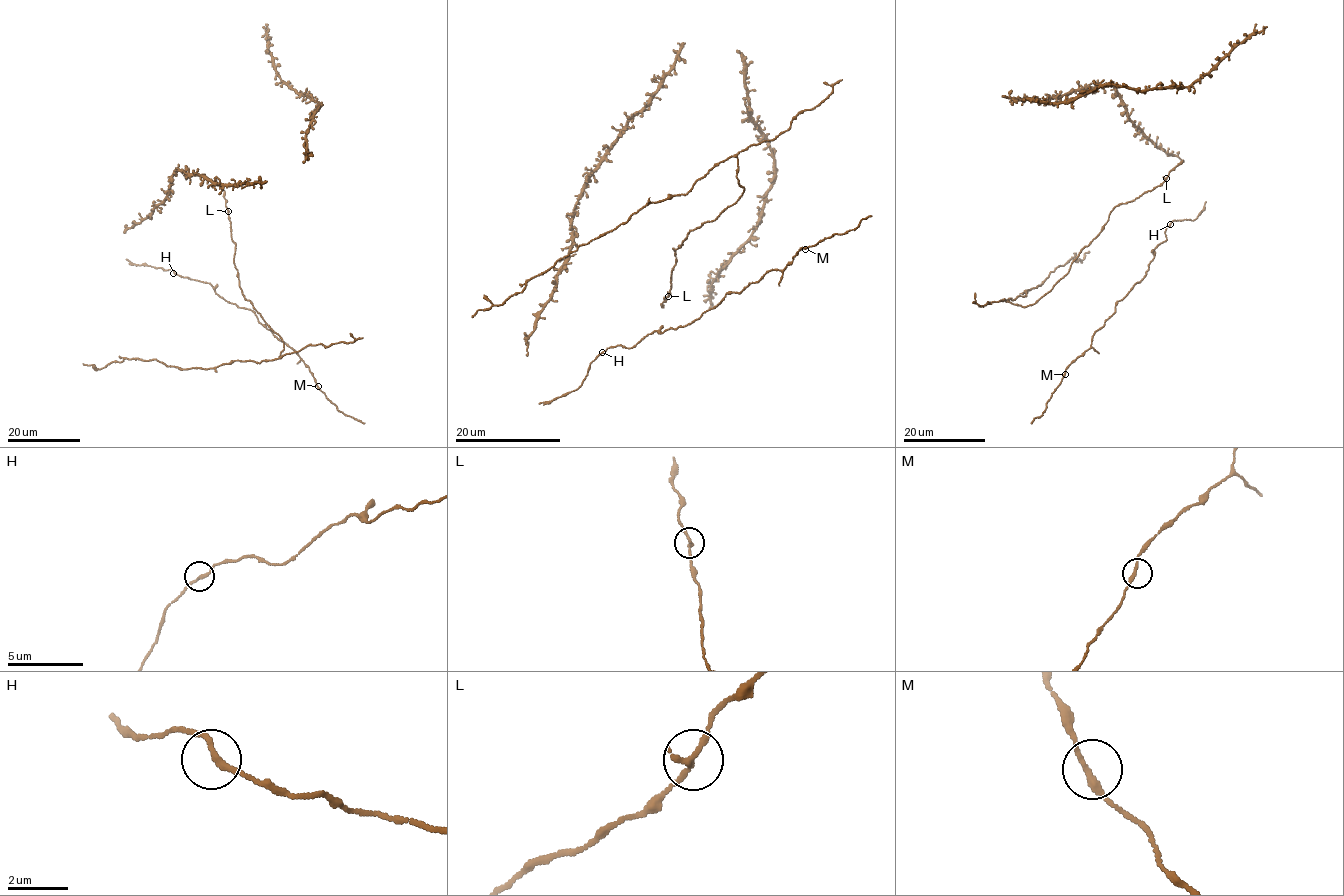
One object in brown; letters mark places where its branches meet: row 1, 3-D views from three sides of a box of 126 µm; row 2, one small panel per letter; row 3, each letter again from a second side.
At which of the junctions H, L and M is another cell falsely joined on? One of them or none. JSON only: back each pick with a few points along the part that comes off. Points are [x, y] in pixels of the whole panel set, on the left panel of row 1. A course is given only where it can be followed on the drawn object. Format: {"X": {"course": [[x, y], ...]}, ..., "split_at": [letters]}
{"split_at": []}

